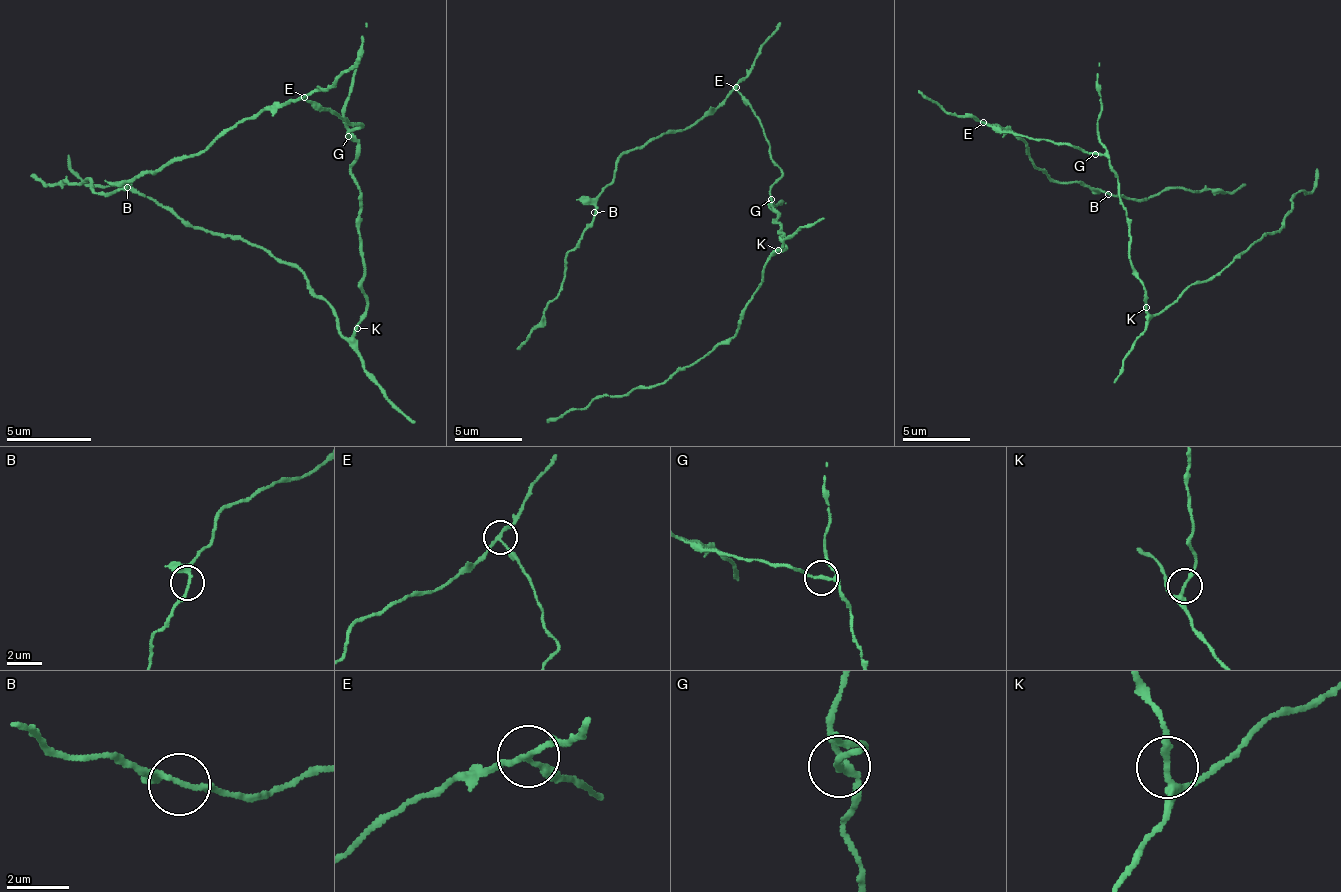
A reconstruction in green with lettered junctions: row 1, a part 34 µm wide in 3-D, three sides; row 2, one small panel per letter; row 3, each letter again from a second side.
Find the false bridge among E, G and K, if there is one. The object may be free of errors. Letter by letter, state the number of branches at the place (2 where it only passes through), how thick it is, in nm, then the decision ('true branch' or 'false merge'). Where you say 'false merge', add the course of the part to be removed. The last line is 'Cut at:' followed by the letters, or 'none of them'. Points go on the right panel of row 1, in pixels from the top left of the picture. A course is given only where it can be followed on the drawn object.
E: 3 | 150 nm | false merge | (982, 123), (1010, 130), (1027, 147), (1033, 164), (1057, 181), (1136, 198), (1187, 188), (1234, 191), (1244, 184)
G: 3 | 150 nm | true branch
K: 3 | 180 nm | true branch
Cut at: E

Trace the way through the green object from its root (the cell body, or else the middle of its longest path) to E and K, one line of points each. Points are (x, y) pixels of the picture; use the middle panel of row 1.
E: (774, 209), (771, 205), (771, 188), (781, 175), (781, 168), (771, 158), (771, 144), (761, 120), (737, 86)
K: (774, 209), (778, 212), (774, 223), (781, 226), (785, 236), (781, 240), (785, 250), (778, 250)

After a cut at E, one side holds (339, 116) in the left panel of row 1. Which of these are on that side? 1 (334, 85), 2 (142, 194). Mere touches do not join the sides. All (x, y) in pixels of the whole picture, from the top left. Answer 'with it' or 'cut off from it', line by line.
1: cut off from it
2: with it

